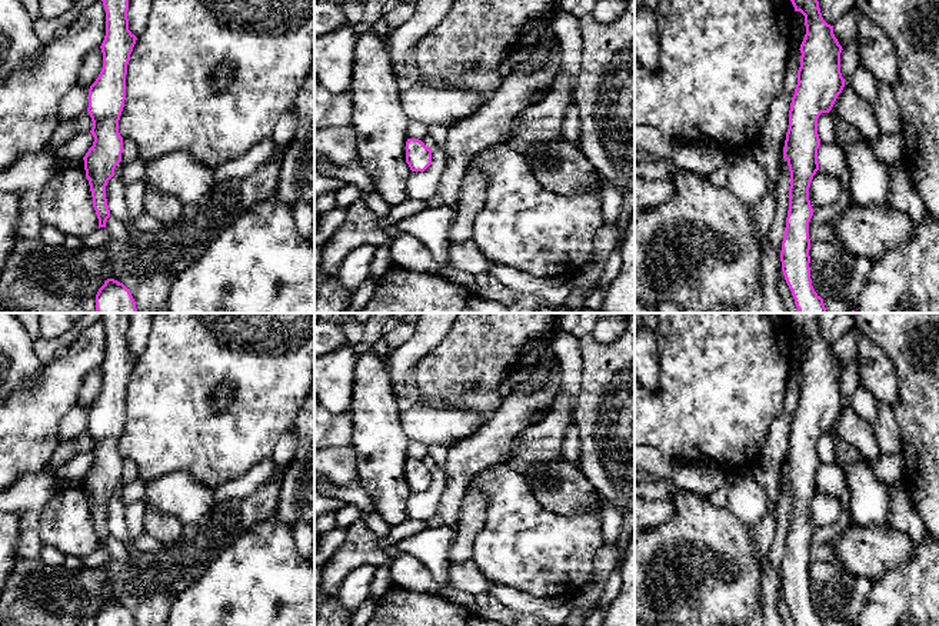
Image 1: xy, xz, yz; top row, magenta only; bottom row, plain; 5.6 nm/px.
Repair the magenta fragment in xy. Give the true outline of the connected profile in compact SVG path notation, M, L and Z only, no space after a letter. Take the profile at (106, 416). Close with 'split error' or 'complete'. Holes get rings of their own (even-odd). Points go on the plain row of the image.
M103 313L106 330L106 356L100 366L103 389L89 409L87 432L93 442L90 453L94 462L83 480L99 549L106 547L110 537L106 506L114 496L123 473L119 440L126 420L127 384L137 360L129 350L129 317L130 313Z; complete

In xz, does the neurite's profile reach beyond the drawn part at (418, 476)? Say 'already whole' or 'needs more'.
already whole

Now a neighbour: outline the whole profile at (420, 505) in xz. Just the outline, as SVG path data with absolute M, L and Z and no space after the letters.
M432 469L432 485L424 492L412 492L407 497L406 515L410 520L429 520L436 516L446 480L442 469Z

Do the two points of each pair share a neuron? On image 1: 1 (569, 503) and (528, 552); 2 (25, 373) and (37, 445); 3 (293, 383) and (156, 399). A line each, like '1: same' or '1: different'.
1: different
2: different
3: same

